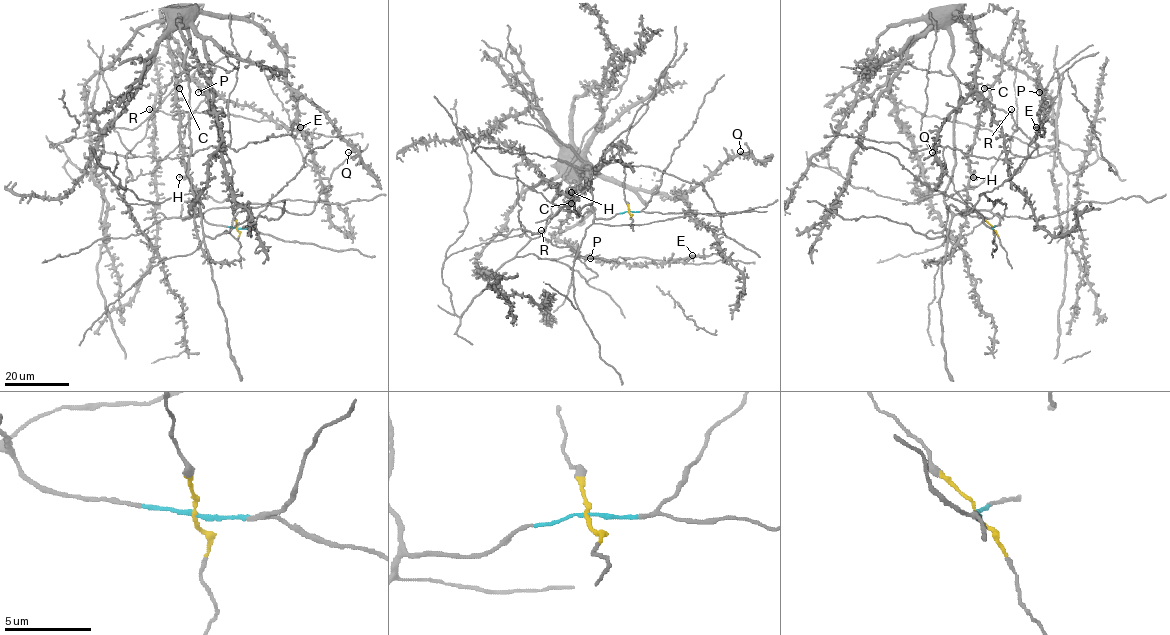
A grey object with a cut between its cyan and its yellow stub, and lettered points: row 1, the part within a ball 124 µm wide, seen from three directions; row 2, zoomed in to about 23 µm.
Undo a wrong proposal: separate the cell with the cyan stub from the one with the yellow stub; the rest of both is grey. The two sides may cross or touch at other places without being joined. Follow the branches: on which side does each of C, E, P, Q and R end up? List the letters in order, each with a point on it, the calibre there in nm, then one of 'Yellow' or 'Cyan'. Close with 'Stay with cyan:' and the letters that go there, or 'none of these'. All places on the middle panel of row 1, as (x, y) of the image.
C: Place: (571, 203). Thickness 440 nm. Yellow
E: Place: (692, 255). Thickness 260 nm. Yellow
P: Place: (590, 258). Thickness 160 nm. Yellow
Q: Place: (740, 151). Thickness 220 nm. Cyan
R: Place: (541, 230). Thickness 280 nm. Yellow
Stay with cyan: Q

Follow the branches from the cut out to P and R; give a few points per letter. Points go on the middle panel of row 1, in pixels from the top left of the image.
P: (628, 211), (624, 165), (604, 165), (516, 255), (663, 262), (628, 265), (589, 258)
R: (628, 211), (624, 164), (610, 162), (539, 237), (530, 238), (520, 229), (505, 237), (541, 230)

